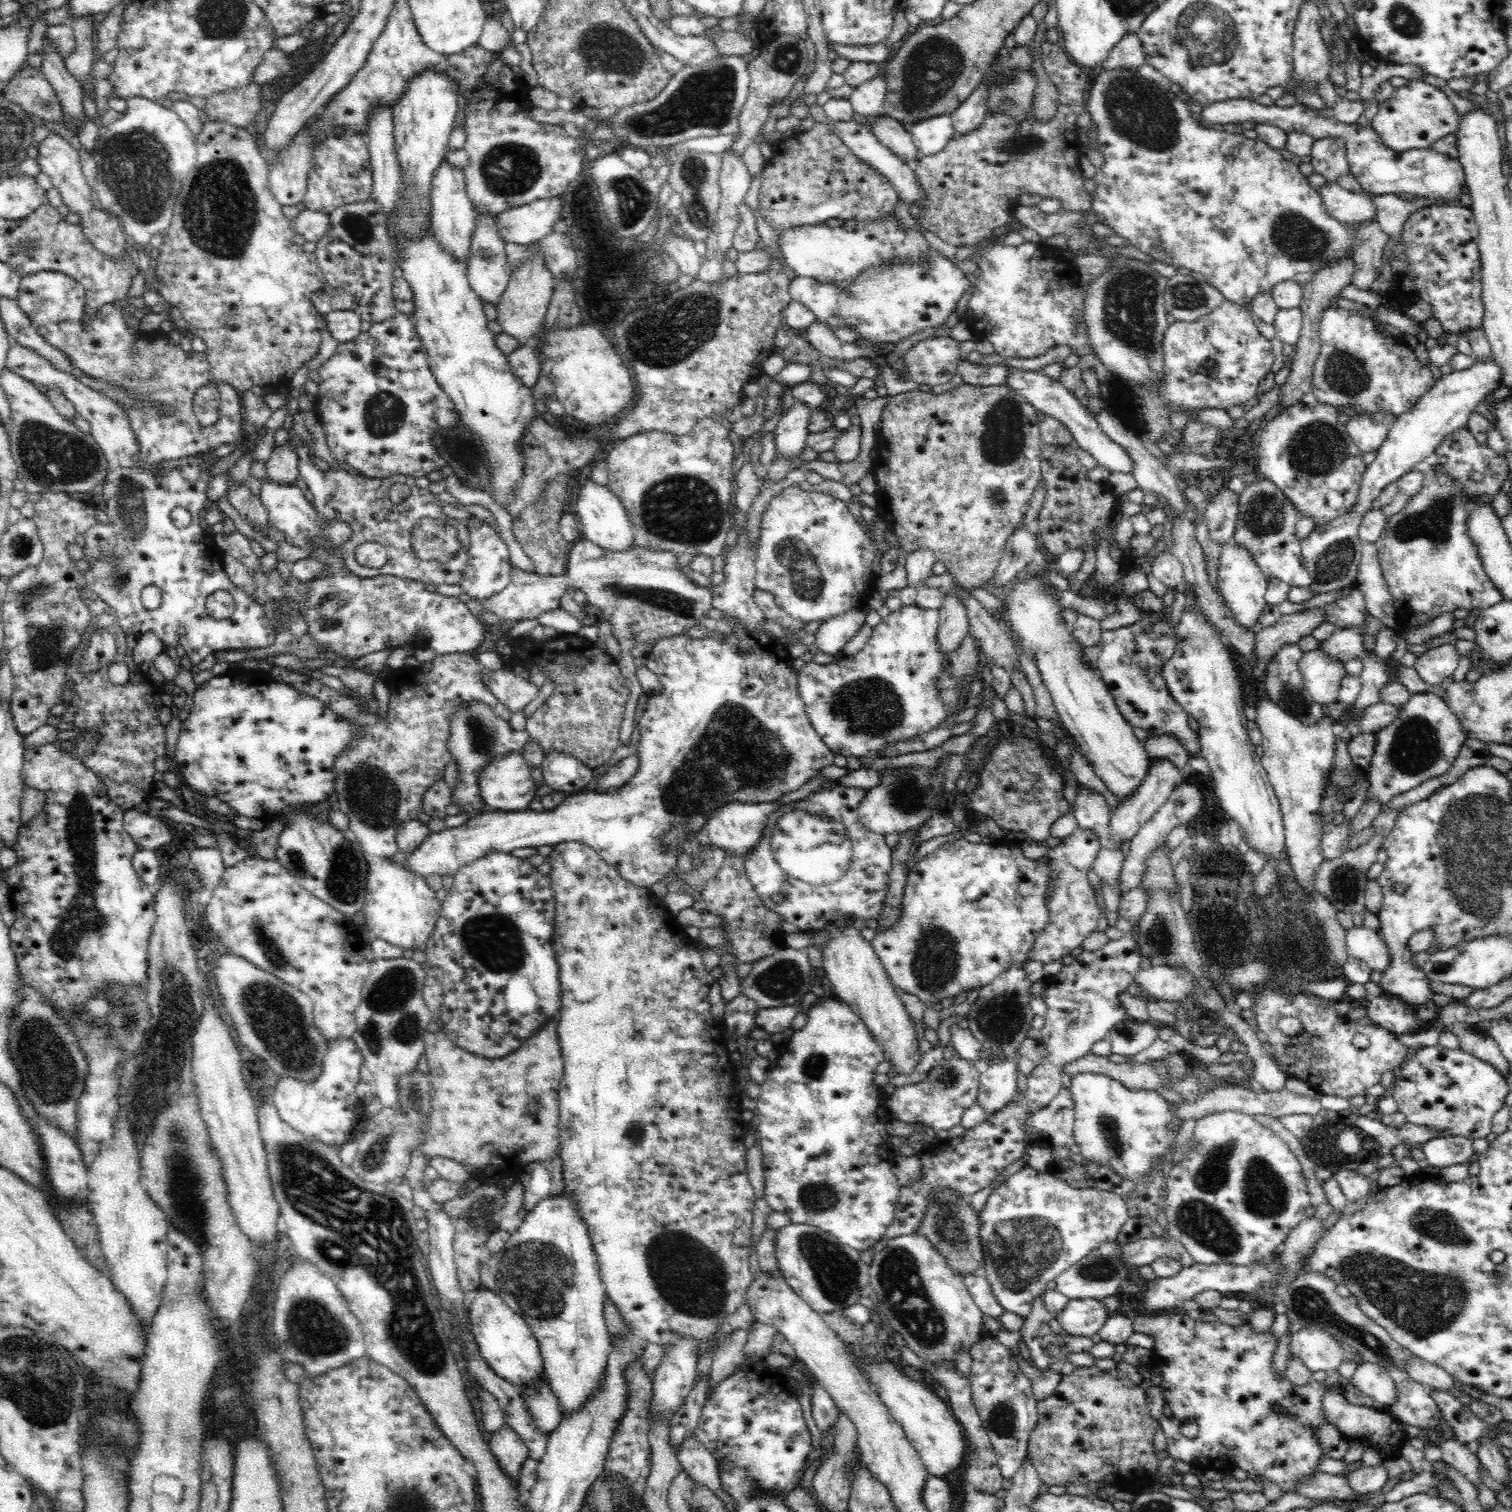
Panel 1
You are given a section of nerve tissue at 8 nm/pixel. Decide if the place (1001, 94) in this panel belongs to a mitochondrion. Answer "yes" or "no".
yes

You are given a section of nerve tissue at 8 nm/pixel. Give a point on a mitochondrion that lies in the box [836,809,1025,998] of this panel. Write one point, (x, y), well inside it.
(934, 964)

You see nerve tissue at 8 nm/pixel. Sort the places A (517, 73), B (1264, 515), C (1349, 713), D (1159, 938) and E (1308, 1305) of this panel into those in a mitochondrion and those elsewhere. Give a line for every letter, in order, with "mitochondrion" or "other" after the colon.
A: other
B: mitochondrion
C: other
D: mitochondrion
E: mitochondrion

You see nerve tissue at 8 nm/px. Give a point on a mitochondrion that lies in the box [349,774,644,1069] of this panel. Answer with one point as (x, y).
(390, 1000)

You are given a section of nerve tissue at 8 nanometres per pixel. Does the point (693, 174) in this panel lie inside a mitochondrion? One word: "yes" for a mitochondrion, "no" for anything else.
yes

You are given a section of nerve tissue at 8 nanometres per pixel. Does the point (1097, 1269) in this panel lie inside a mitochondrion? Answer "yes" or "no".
yes

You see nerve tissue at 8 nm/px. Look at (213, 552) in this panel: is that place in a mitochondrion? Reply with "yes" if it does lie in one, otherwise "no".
no

